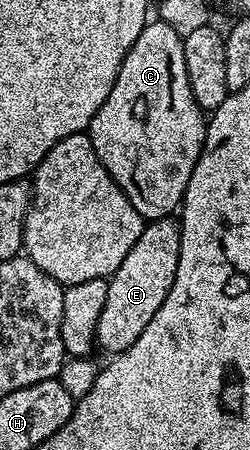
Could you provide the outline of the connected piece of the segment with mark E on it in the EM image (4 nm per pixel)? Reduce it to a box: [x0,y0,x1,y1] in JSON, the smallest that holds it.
[96,219,180,354]

